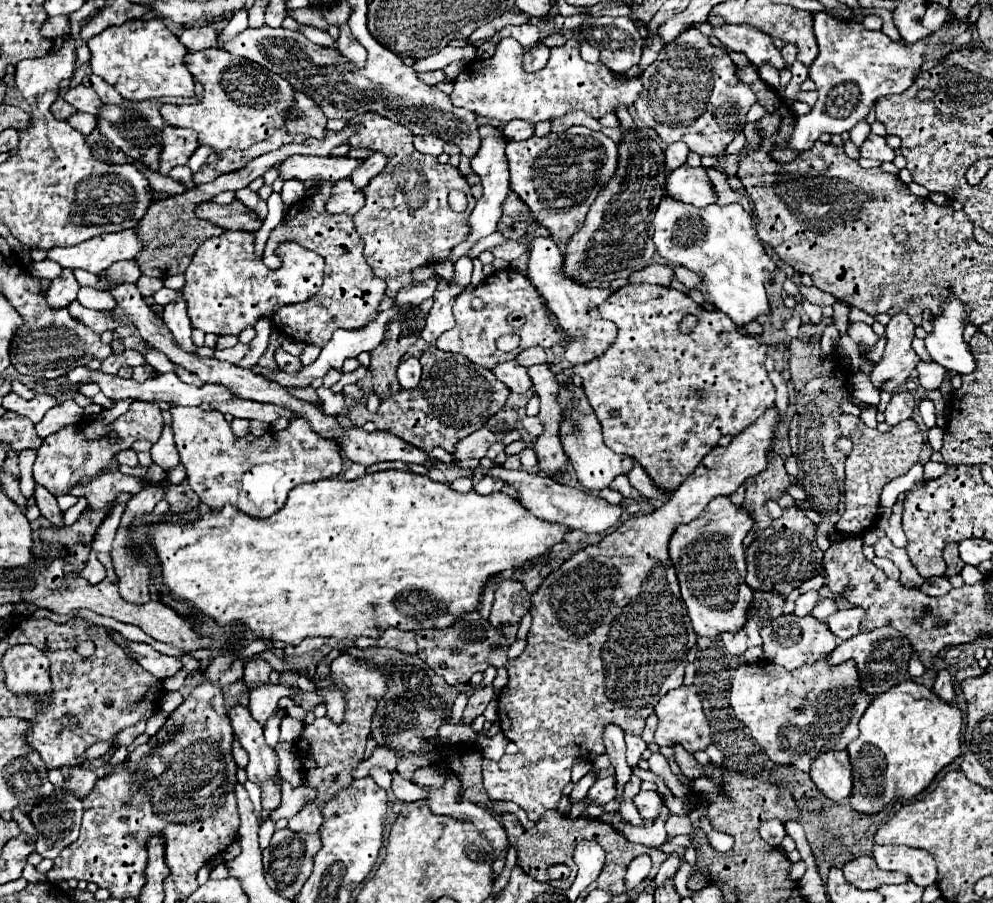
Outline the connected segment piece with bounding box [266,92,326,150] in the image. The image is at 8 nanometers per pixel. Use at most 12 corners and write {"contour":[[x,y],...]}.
{"contour":[[294,94],[286,126],[266,138],[282,144],[324,136],[326,116],[308,96]]}

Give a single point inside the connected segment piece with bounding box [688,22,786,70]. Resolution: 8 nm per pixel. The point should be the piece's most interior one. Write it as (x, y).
(758, 47)

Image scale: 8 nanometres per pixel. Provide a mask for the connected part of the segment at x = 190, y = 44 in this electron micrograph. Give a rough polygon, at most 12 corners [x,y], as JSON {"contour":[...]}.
{"contour":[[210,26],[184,28],[178,40],[188,52],[212,48],[218,32]]}

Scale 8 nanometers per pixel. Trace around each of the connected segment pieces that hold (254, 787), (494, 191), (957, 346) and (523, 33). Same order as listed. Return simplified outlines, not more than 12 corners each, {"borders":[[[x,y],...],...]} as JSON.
{"borders":[[[246,781],[244,787],[253,801],[254,812],[260,821],[262,810],[261,789]],[[484,138],[472,158],[484,194],[476,202],[464,242],[448,260],[468,256],[496,230],[510,190],[506,138]],[[950,292],[924,344],[958,374],[976,366],[962,336],[966,308]],[[528,22],[506,26],[486,42],[516,38],[524,48],[536,44],[538,28]]]}

